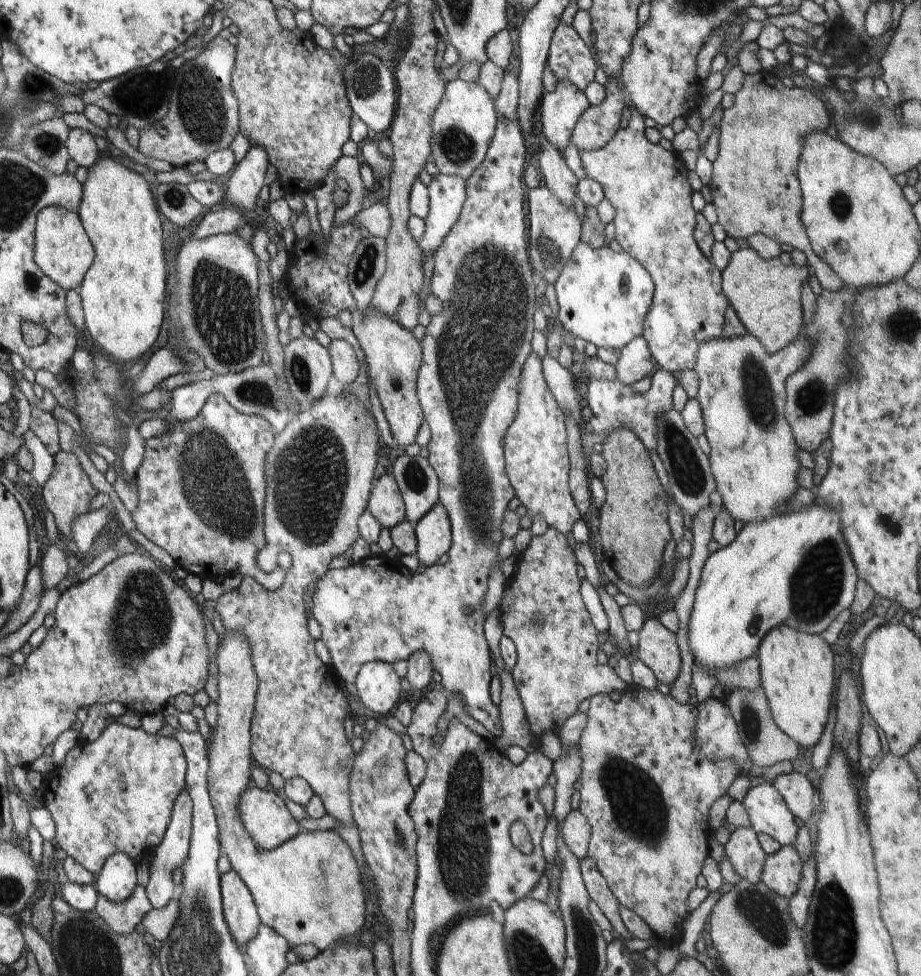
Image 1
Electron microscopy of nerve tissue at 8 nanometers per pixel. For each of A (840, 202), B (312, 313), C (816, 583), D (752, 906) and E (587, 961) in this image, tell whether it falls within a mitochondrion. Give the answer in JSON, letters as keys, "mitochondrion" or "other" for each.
{"A":"mitochondrion","B":"other","C":"mitochondrion","D":"mitochondrion","E":"mitochondrion"}

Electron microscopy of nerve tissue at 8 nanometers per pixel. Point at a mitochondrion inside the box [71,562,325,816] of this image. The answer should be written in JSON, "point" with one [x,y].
{"point":[140,621]}

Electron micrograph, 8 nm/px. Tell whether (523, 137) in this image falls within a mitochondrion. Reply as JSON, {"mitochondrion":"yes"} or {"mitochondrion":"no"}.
{"mitochondrion":"no"}

